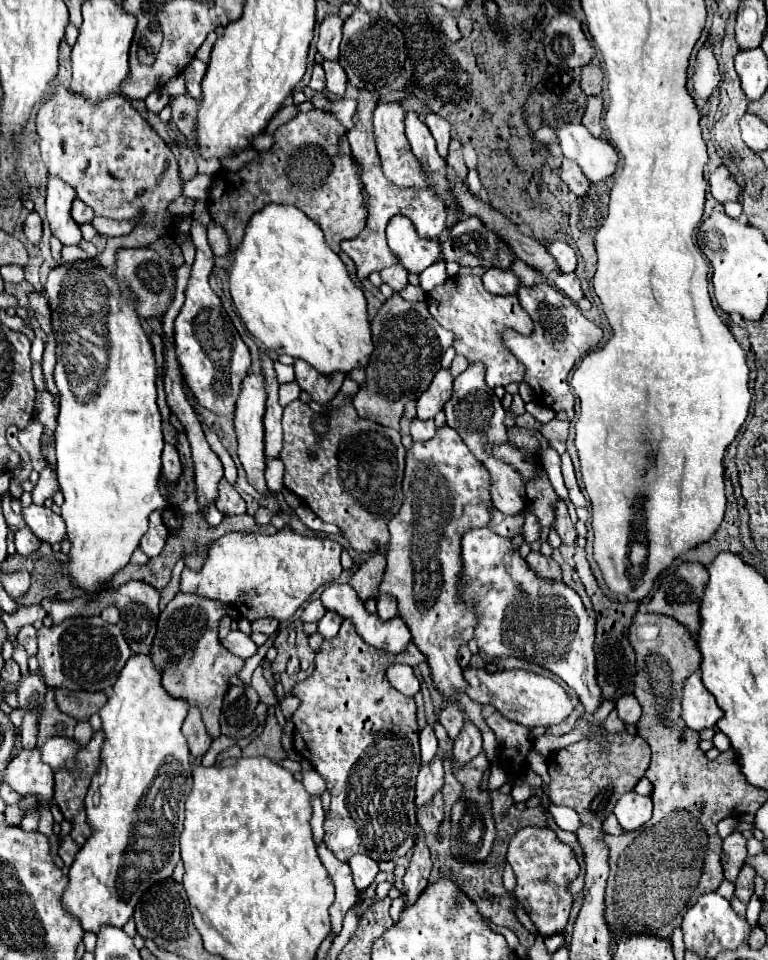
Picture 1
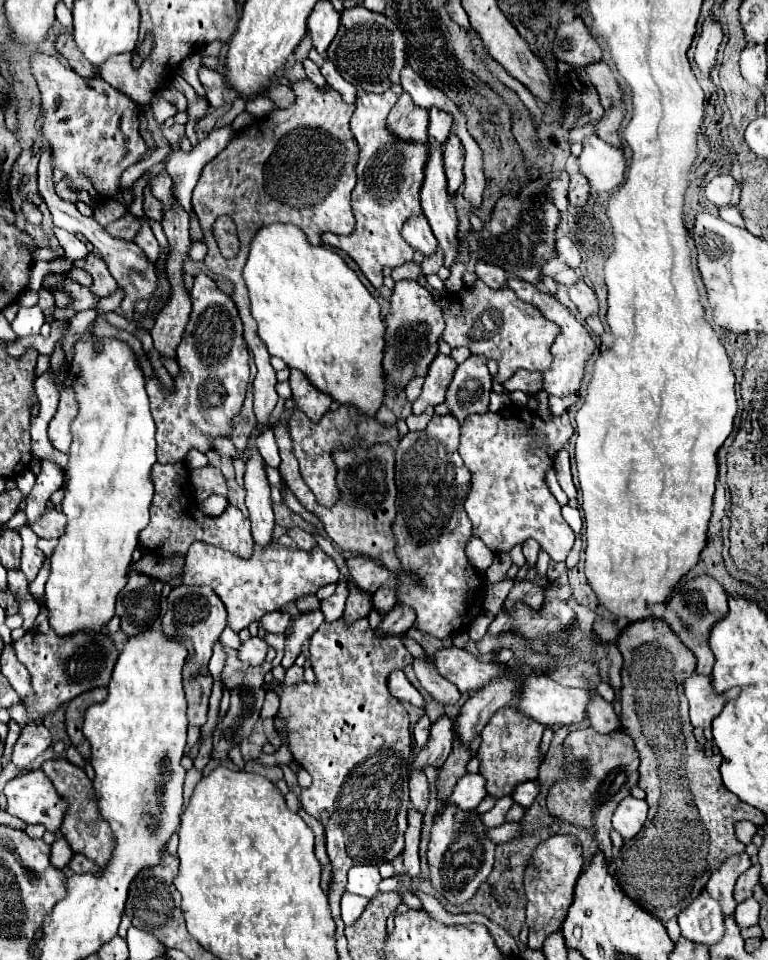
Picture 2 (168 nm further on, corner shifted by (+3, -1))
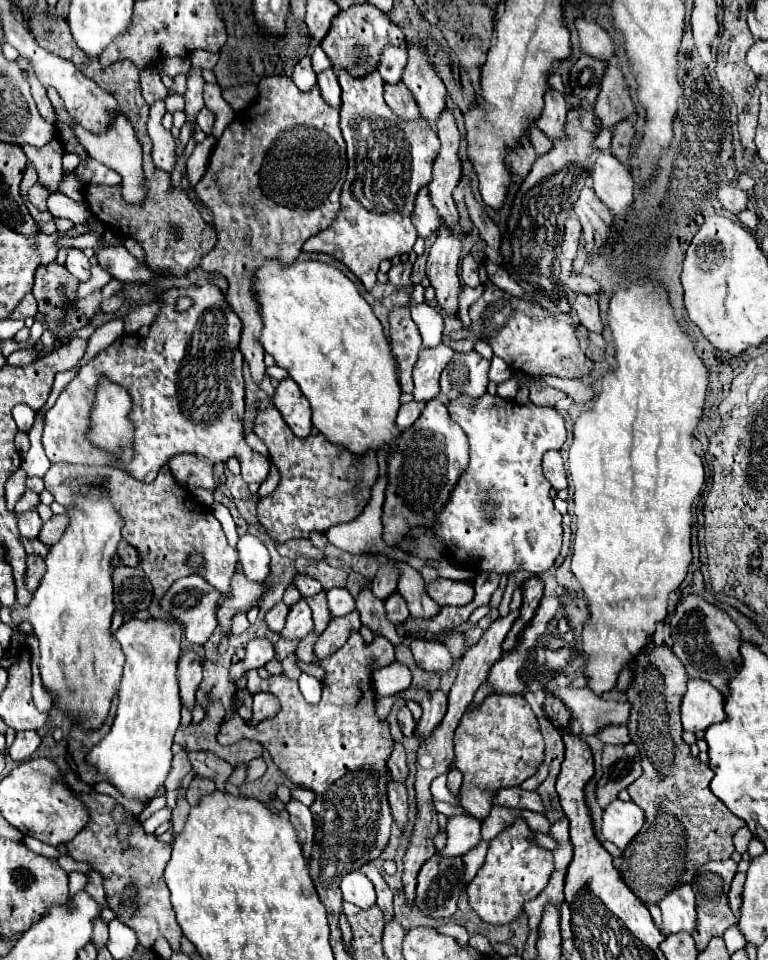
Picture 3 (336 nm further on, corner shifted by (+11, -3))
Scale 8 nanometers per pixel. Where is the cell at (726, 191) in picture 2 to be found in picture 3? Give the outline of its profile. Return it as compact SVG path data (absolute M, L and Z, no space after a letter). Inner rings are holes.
M725 183L717 189L717 199L723 205L723 209L731 211L731 213L739 213L745 209L747 205L747 193L737 189L733 183Z

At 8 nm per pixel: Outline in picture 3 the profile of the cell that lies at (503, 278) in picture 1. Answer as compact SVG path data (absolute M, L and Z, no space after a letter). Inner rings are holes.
M467 255L461 261L461 279L469 287L477 287L481 283L479 281L479 261L473 255Z

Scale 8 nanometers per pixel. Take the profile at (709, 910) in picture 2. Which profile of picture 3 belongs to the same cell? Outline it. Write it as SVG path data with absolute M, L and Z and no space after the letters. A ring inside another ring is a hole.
M681 885L673 889L661 903L663 925L667 933L693 933L697 927L697 911L695 911L695 893L691 885Z

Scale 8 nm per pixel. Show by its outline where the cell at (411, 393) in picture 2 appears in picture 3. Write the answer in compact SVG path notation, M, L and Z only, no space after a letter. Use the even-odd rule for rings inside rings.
M399 307L389 315L391 323L391 349L399 361L399 385L403 393L413 393L411 371L417 363L417 355L421 349L421 335L417 325L413 323L409 309Z

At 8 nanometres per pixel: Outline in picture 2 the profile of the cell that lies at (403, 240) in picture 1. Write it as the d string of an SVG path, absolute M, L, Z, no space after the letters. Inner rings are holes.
M423 213L411 217L403 225L403 237L411 247L415 247L417 251L423 251L425 255L435 253L435 249L437 249L437 239L435 239L435 235L429 227L429 221L425 219Z

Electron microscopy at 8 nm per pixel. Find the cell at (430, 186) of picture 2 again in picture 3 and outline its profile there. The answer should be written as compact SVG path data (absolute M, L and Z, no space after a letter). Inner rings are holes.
M439 223L437 241L433 243L427 259L427 277L435 287L435 299L447 313L457 313L457 295L461 279L457 275L461 261L461 239L457 231Z

